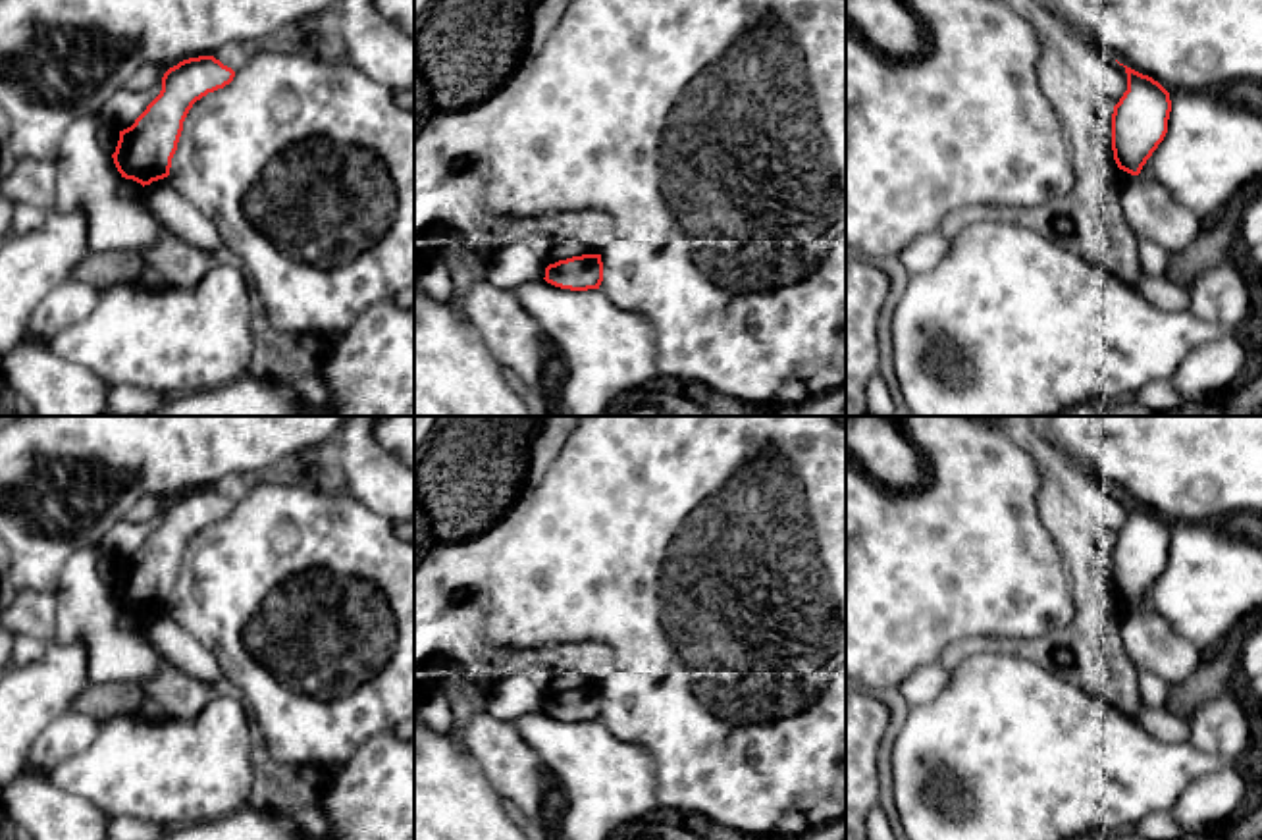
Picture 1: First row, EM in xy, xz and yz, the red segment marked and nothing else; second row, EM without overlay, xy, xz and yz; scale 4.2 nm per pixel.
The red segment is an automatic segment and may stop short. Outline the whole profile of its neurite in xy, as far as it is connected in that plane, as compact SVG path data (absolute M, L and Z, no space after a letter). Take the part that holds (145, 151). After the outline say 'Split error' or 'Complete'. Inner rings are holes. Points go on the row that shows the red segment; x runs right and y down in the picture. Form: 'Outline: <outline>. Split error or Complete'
Outline: M214 56L189 58L170 67L160 94L131 127L119 131L112 158L121 177L143 187L168 177L189 110L233 77L235 71Z. Complete

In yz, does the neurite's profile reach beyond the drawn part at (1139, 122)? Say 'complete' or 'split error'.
complete

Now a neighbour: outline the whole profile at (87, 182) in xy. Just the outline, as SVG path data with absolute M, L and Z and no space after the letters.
M79 116L66 129L56 156L56 210L87 218L91 252L145 250L160 225L141 198L119 193L121 173L98 141L98 116Z

